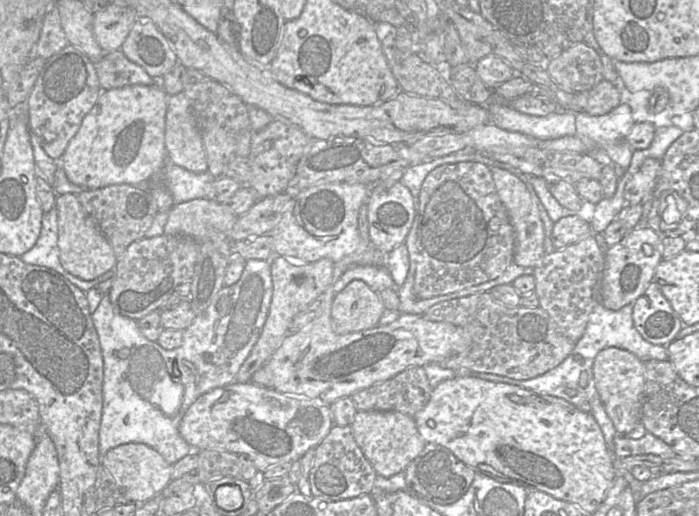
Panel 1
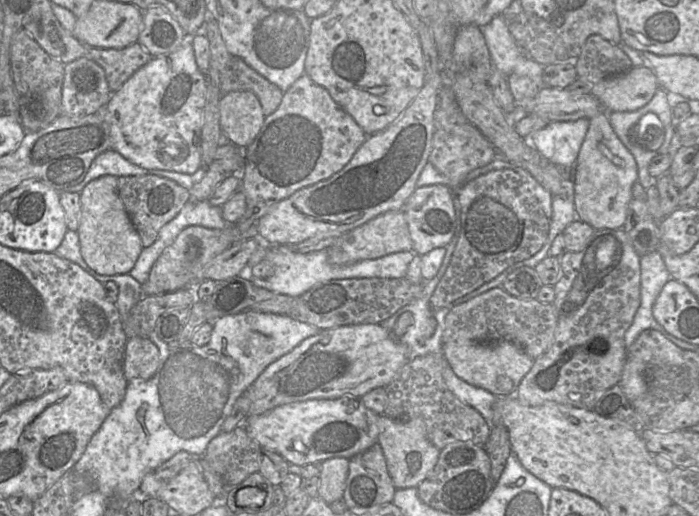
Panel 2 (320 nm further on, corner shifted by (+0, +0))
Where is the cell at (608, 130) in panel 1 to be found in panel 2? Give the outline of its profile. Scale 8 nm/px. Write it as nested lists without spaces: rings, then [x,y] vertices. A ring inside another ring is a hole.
[[[659,87],[651,101],[642,108],[635,111],[608,112],[608,119],[620,141],[635,158],[638,167],[638,182],[645,189],[656,185],[657,178],[649,174],[649,164],[655,156],[669,152],[671,140],[675,134],[668,92]]]

